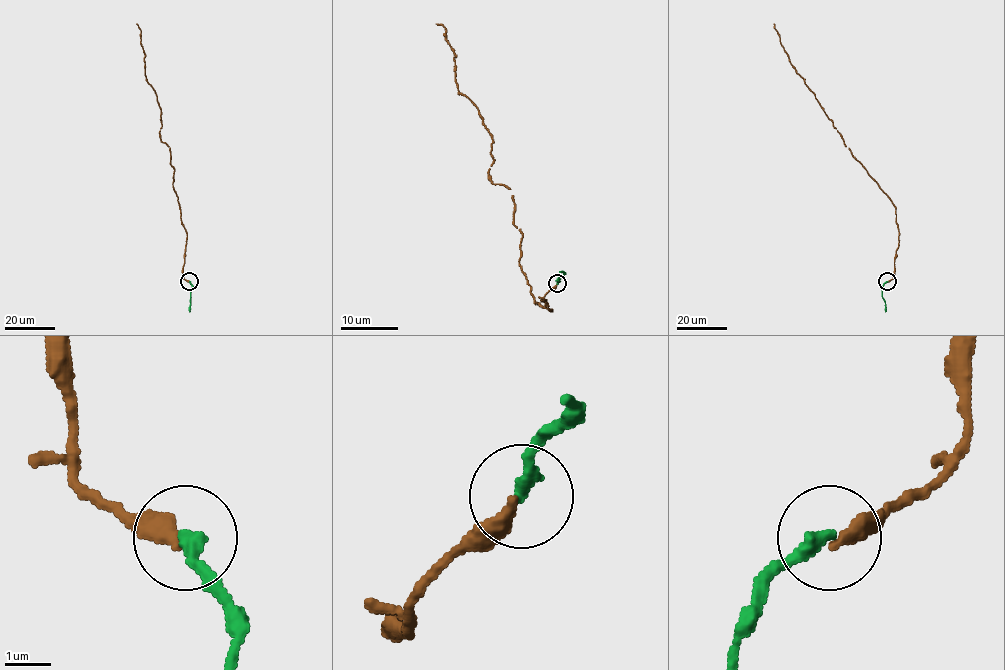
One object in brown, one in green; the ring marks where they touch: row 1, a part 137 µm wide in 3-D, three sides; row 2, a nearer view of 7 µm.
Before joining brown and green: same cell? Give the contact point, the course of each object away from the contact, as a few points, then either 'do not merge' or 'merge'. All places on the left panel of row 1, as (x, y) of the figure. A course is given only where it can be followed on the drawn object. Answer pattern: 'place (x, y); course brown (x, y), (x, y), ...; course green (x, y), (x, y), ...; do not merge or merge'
place (189, 281); course brown (189, 282), (174, 168), (160, 136), (161, 108), (145, 73), (136, 23); course green (189, 282), (192, 285), (189, 312); merge

